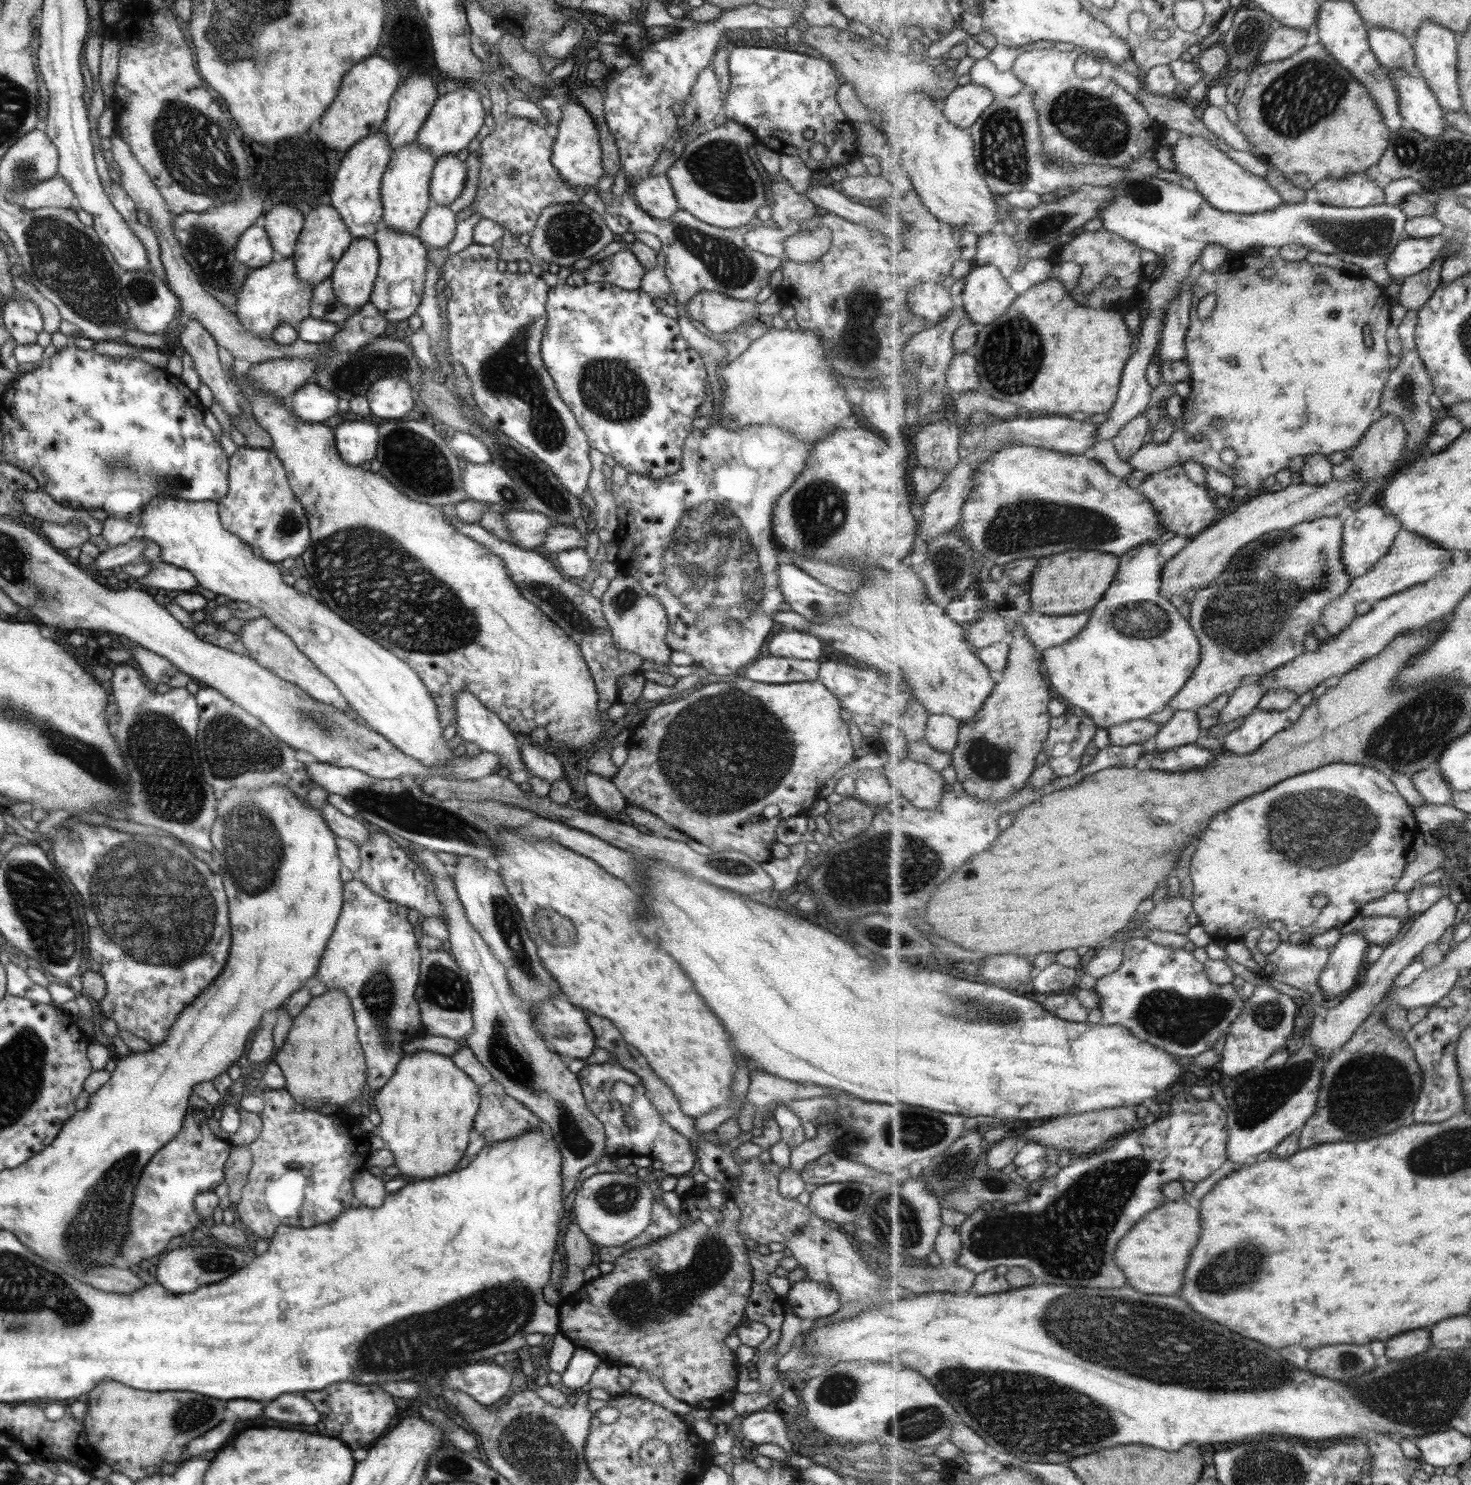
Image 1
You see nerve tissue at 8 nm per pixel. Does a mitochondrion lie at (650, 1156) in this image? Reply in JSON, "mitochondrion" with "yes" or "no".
{"mitochondrion":"no"}

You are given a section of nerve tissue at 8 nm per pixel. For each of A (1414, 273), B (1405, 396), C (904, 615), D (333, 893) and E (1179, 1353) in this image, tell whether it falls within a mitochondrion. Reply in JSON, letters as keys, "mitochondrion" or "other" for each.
{"A":"other","B":"mitochondrion","C":"other","D":"other","E":"mitochondrion"}

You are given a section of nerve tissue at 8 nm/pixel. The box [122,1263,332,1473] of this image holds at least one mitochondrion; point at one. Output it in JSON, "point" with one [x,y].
{"point":[192,1416]}

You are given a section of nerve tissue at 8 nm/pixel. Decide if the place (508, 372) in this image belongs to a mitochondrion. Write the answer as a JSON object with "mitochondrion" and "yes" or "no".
{"mitochondrion":"yes"}

